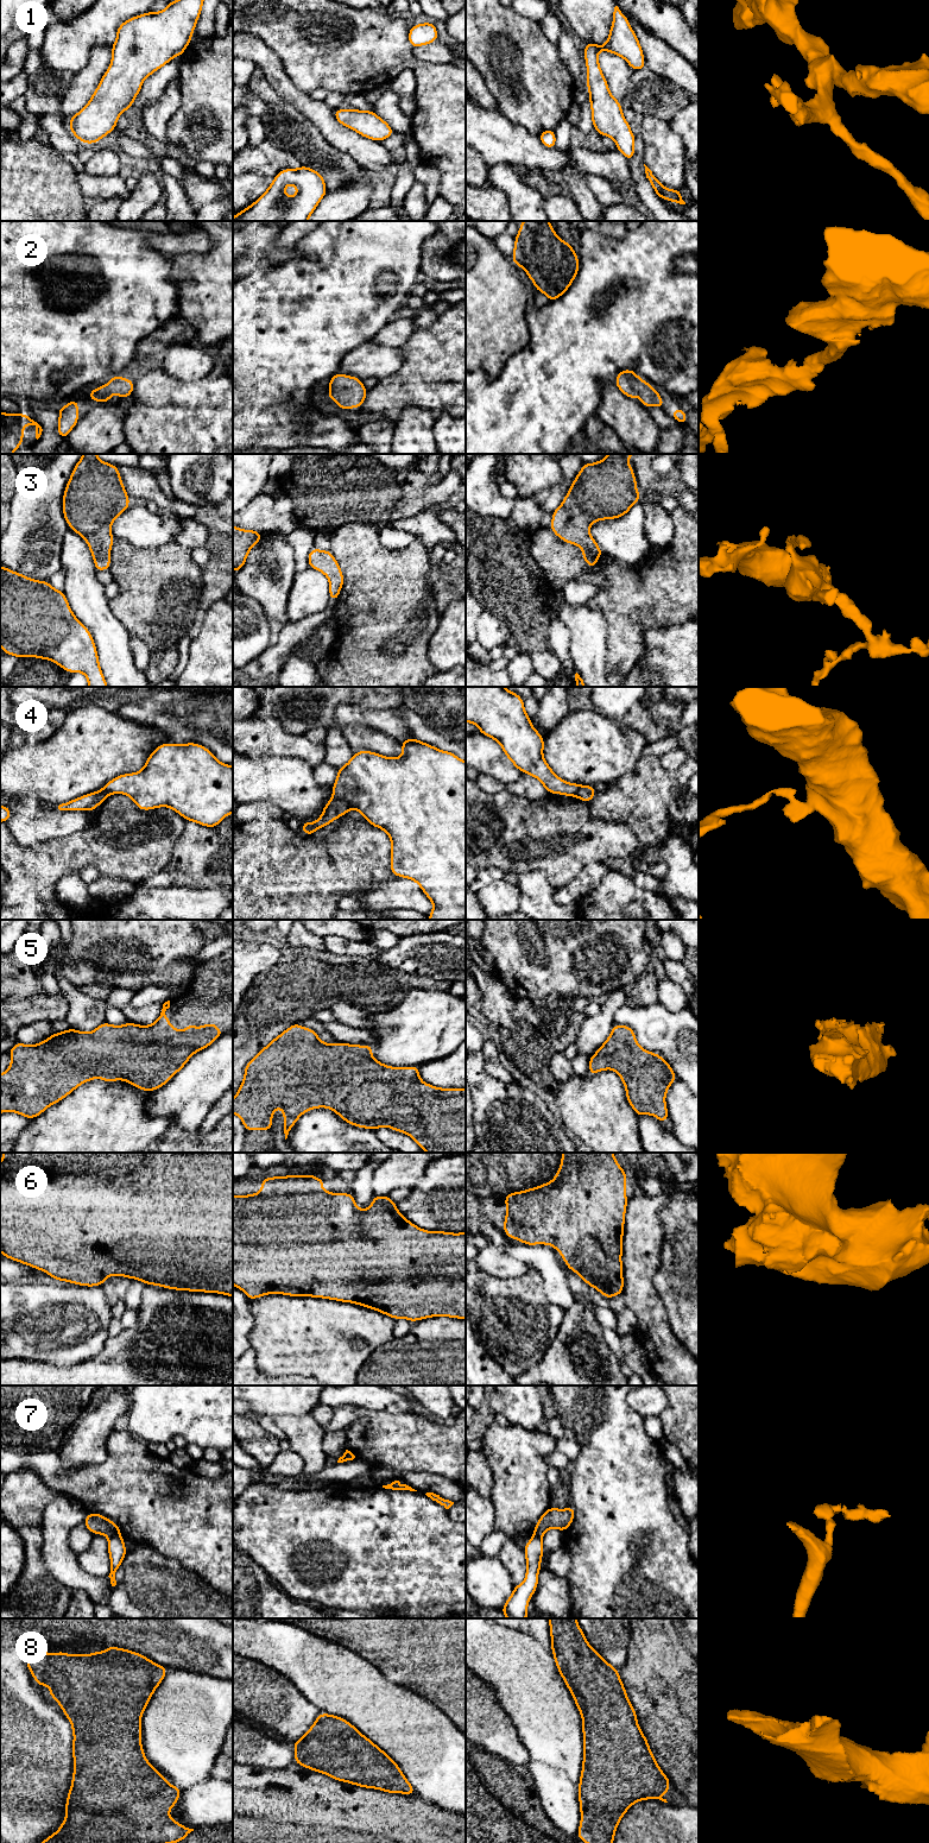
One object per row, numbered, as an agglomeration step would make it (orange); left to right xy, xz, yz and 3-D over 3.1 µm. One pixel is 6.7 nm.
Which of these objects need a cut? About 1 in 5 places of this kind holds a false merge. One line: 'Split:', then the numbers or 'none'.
Split: 4, 7

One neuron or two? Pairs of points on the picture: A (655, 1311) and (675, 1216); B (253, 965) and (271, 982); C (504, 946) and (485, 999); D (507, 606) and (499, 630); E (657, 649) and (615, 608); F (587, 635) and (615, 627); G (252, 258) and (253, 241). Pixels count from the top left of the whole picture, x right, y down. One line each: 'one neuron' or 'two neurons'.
A: two neurons
B: two neurons
C: two neurons
D: two neurons
E: two neurons
F: two neurons
G: two neurons

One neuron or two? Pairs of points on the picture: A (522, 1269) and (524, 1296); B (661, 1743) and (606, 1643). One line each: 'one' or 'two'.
A: two
B: two

